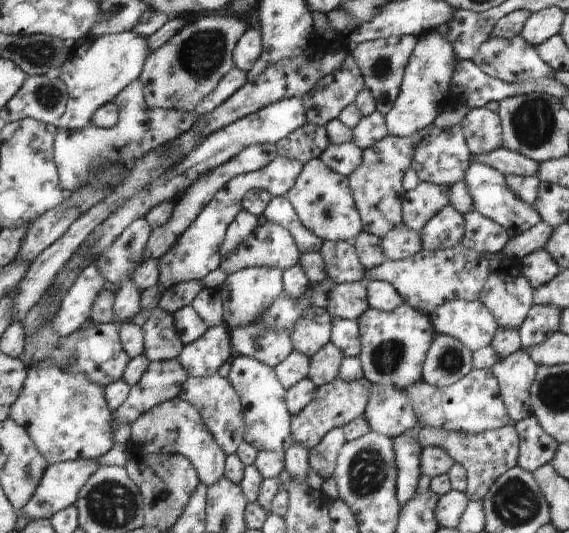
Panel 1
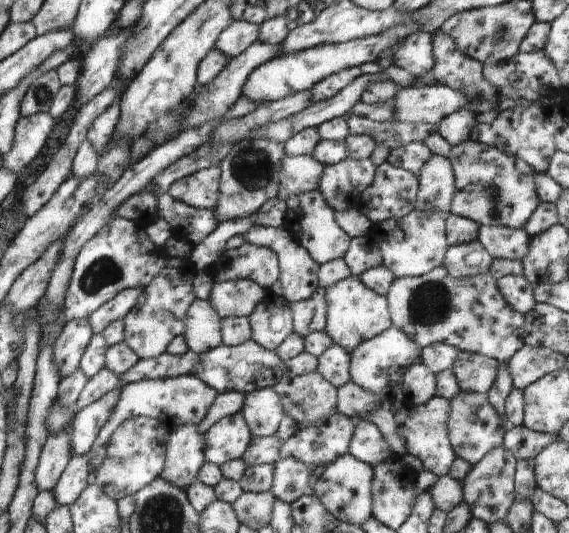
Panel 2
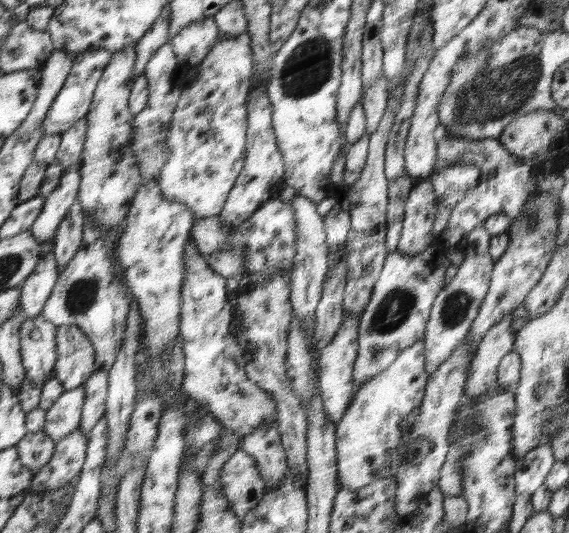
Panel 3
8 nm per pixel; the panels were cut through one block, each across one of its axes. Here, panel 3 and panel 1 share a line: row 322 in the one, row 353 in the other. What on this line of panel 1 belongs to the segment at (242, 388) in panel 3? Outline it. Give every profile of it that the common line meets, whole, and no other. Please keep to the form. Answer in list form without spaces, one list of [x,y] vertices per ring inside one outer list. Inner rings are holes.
[[[224,322],[208,327],[196,342],[185,345],[179,357],[192,377],[204,377],[216,374],[218,368],[235,355],[231,350],[230,330]]]

